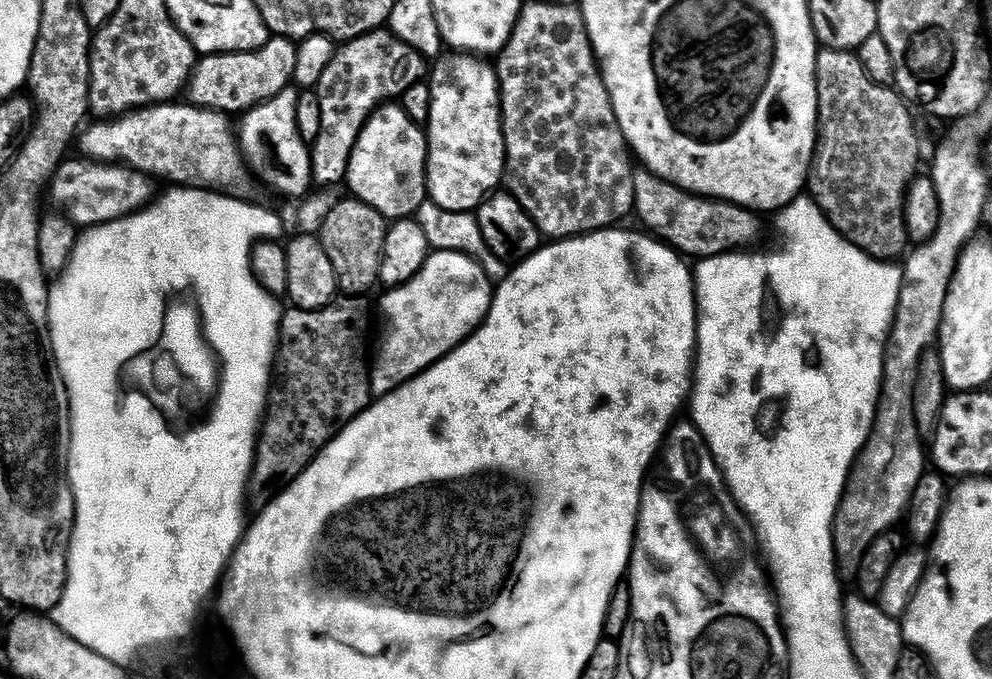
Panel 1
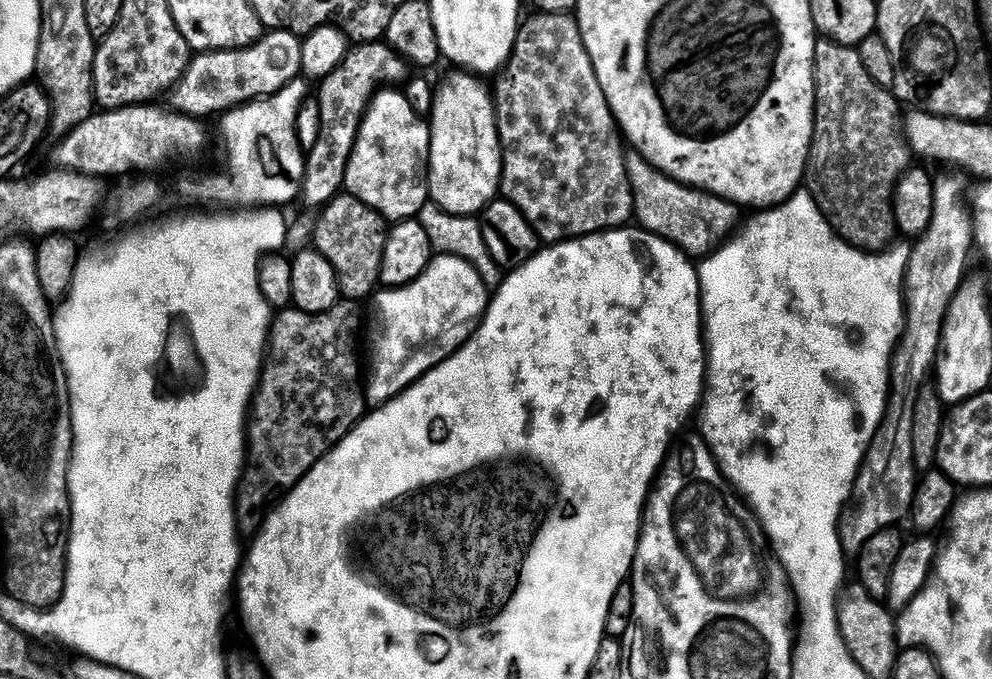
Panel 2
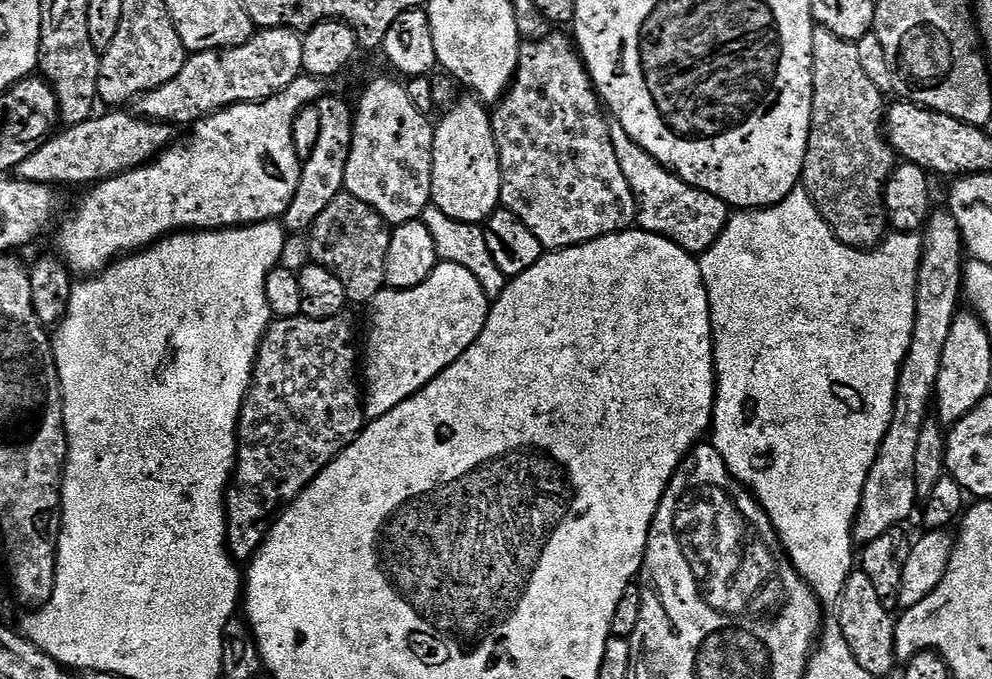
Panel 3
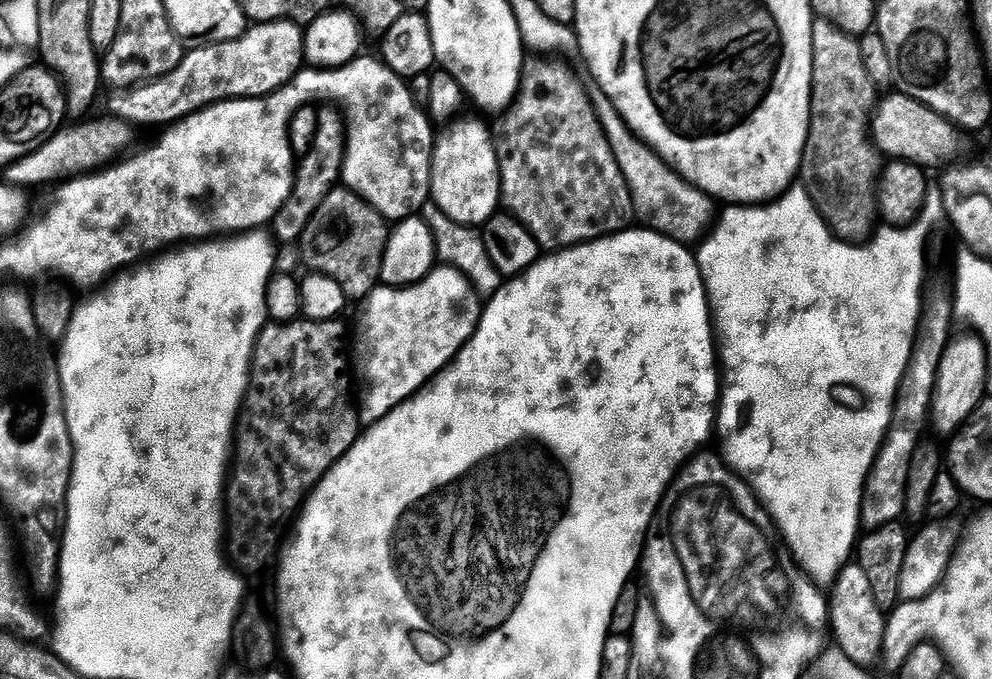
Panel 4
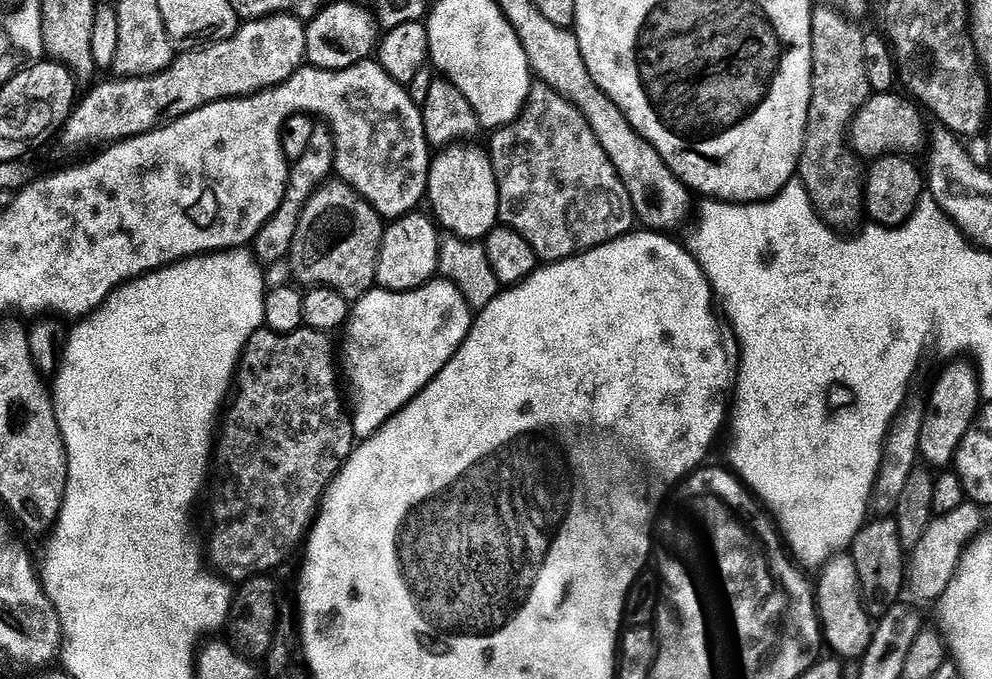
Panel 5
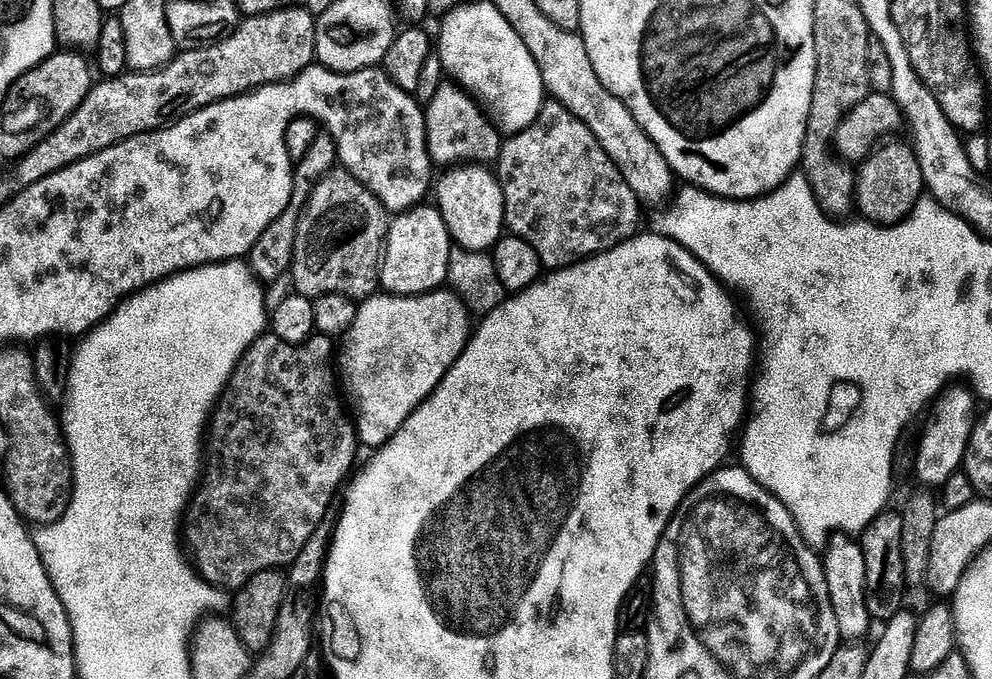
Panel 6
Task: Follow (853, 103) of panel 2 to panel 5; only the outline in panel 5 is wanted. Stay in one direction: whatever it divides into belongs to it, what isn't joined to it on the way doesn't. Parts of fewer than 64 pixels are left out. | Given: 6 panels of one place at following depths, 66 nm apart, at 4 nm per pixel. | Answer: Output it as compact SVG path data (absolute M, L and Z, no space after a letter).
M836 6L812 9L812 101L798 178L804 183L821 220L833 230L852 228L866 216L862 164L847 138L852 119L873 95L866 74L866 32L855 23L859 24Z

